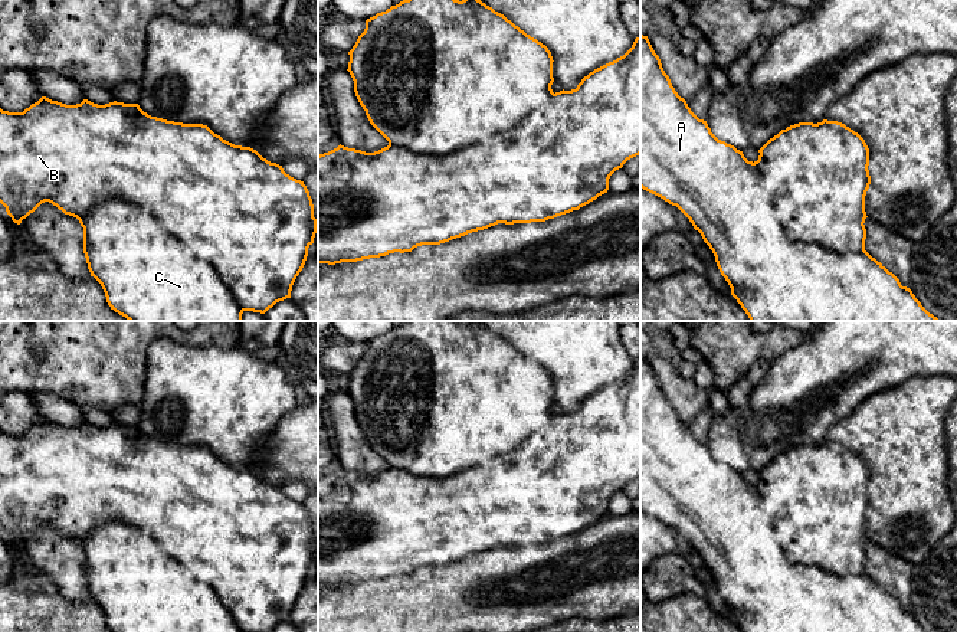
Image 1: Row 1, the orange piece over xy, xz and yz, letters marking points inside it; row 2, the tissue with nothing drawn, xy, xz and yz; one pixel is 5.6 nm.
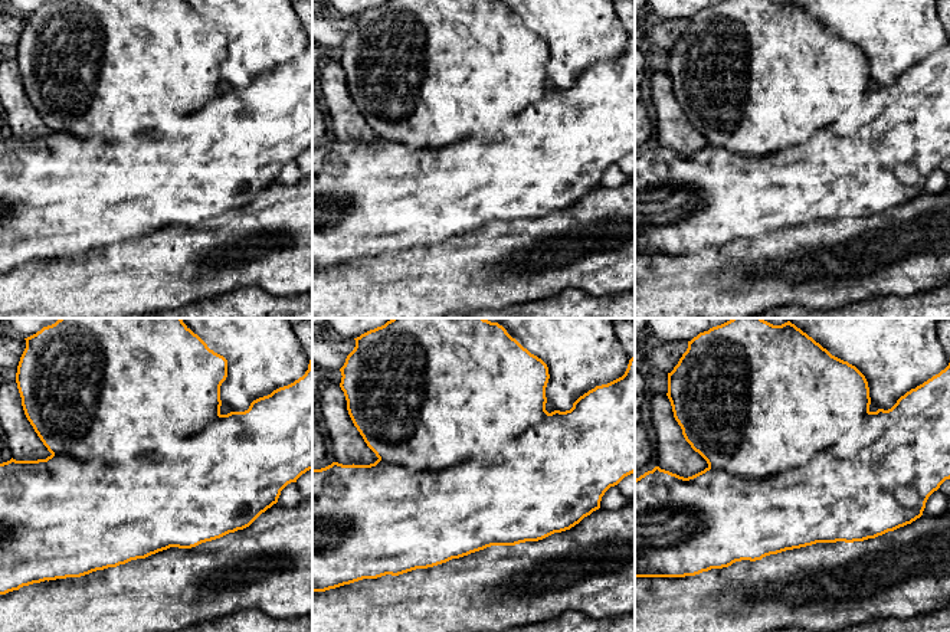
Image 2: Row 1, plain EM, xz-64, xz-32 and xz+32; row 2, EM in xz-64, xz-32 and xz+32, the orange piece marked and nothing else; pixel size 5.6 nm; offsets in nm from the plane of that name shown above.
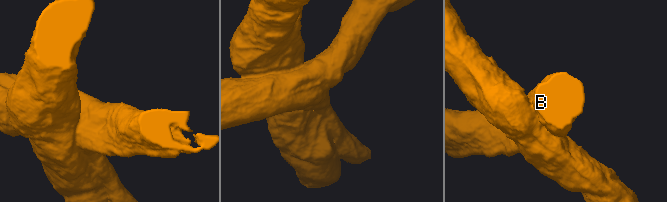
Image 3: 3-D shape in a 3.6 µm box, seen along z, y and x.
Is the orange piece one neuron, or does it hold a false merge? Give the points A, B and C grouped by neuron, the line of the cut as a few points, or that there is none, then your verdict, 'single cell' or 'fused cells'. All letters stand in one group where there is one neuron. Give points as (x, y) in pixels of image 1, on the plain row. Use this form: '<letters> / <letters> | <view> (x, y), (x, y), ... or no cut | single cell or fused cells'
A C / B | xz (554, 416), (508, 468), (504, 516), (471, 470), (389, 465) | fused cells

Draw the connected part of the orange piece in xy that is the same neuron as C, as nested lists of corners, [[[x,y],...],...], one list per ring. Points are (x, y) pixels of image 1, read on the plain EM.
[[[153,515],[151,531],[144,533],[127,523],[112,521],[96,527],[78,541],[83,550],[88,592],[101,606],[111,632],[242,632],[216,592],[168,553],[167,544],[176,544],[183,524],[184,518],[180,515]]]

